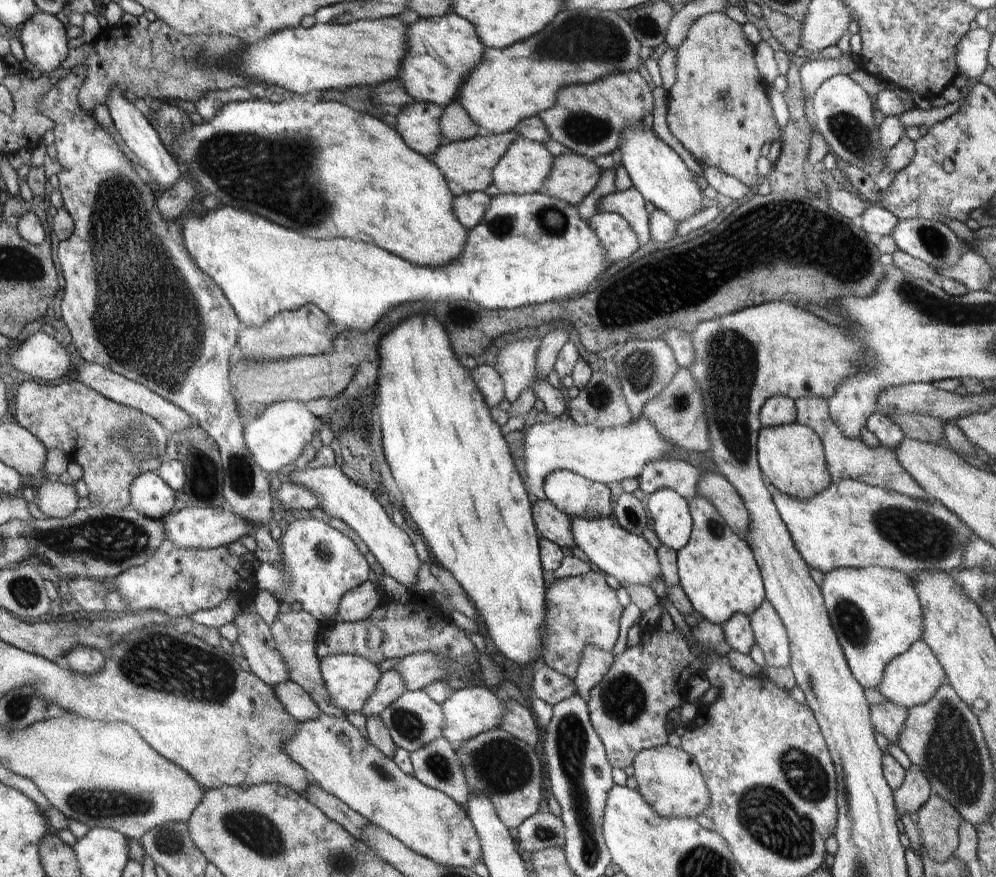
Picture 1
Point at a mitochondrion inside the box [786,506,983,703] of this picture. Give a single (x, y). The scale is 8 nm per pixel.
(853, 624)

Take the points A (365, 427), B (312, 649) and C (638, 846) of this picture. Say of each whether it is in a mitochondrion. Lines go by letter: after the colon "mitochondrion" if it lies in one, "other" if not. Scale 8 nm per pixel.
A: other
B: other
C: other

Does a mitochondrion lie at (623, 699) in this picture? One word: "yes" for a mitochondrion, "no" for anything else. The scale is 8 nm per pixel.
yes

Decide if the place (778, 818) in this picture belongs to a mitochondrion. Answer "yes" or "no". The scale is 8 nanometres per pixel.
yes

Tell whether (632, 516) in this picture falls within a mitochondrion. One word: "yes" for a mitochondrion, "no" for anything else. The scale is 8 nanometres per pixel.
yes

